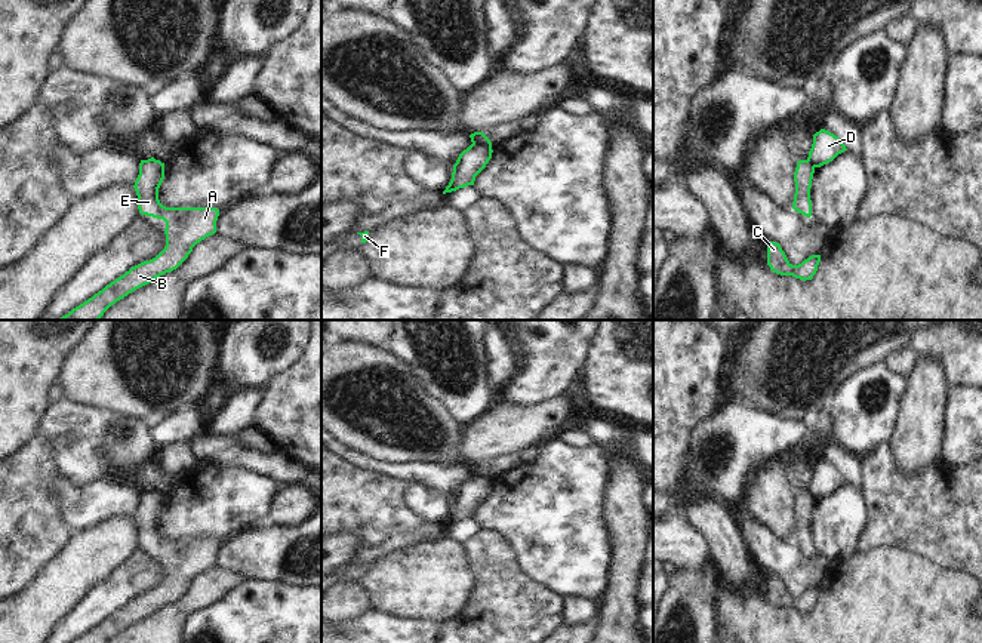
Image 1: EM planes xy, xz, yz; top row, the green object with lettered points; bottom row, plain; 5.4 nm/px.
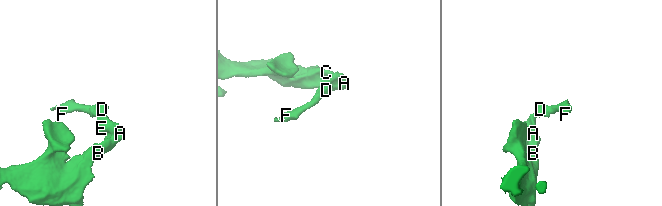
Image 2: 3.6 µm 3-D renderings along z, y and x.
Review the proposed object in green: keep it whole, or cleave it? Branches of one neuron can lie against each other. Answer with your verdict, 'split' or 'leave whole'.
split

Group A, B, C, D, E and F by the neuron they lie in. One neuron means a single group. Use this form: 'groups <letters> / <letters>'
groups A B C E / D F

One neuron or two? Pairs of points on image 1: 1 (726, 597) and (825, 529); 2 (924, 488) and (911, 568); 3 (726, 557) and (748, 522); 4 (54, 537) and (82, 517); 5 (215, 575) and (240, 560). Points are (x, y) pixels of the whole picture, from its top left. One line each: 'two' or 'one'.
1: two
2: two
3: two
4: two
5: two

